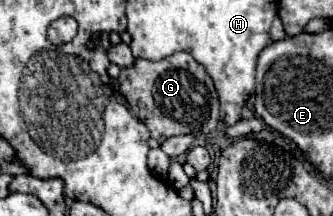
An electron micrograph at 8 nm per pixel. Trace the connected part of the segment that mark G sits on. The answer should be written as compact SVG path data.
M175 52L159 62L135 60L131 68L123 68L119 78L119 90L129 102L129 110L145 122L159 144L171 136L203 132L209 134L219 122L219 98L213 88L213 80L205 68L187 52Z

